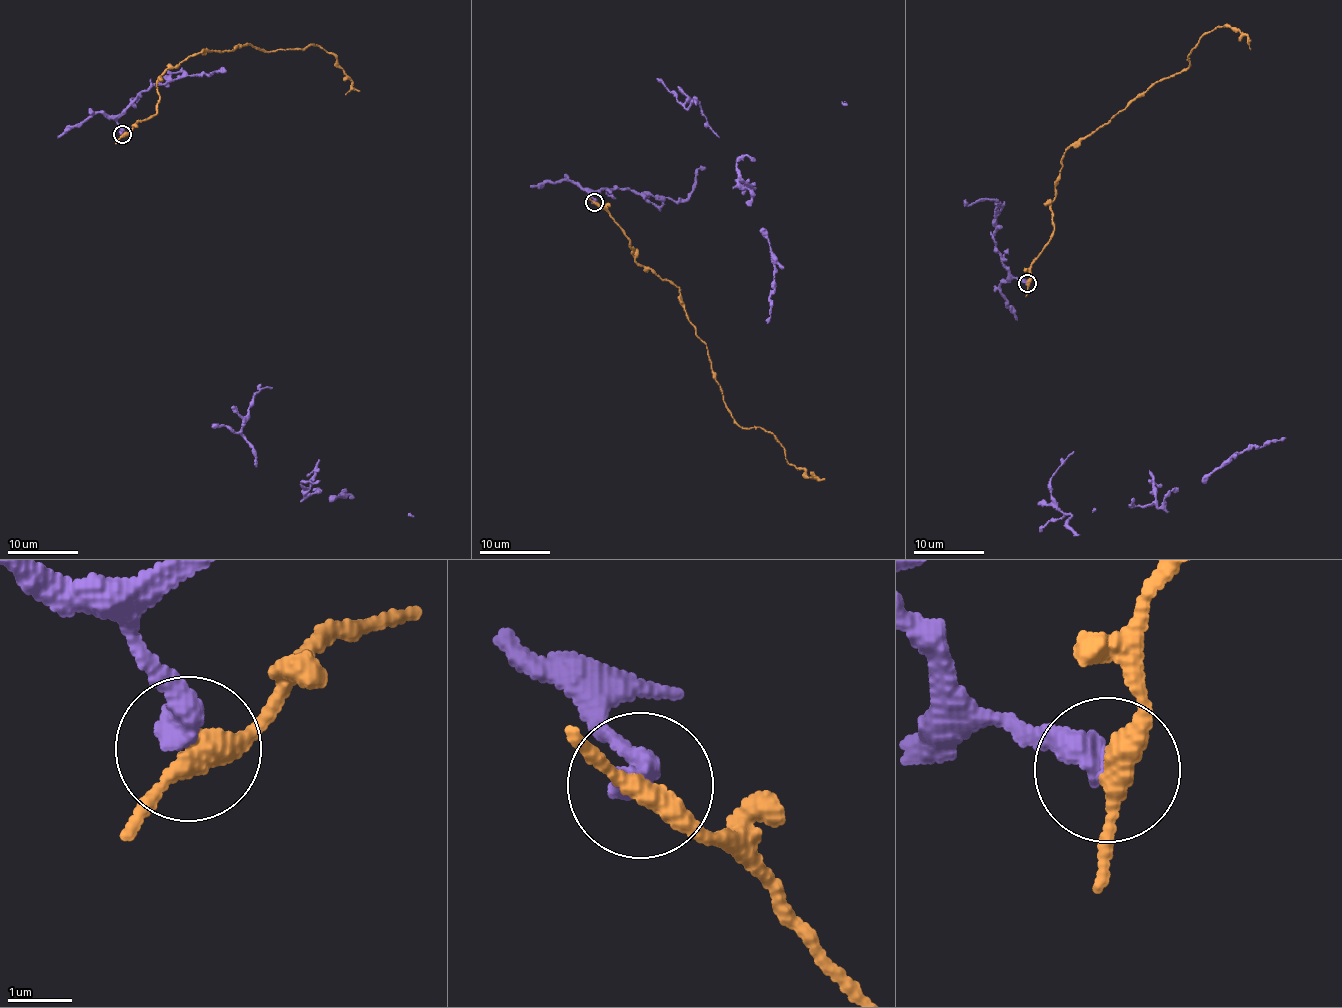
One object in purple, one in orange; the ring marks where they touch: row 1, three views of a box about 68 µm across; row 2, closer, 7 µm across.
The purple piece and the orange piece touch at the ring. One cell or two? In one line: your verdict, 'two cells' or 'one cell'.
two cells

